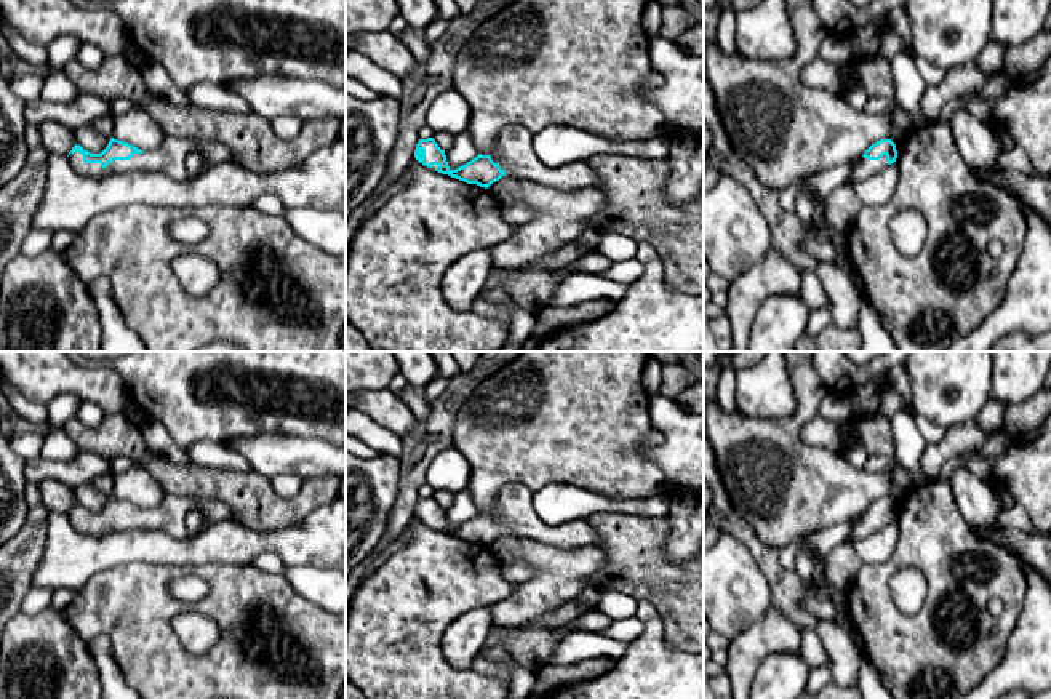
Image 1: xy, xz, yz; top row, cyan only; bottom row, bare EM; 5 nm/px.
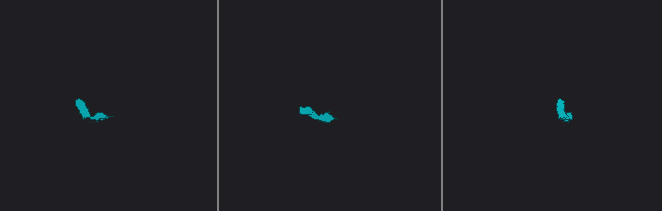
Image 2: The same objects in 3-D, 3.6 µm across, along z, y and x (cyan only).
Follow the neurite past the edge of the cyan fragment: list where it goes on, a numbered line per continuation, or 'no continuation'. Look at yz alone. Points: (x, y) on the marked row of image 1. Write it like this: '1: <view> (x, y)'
1: yz (864, 168)

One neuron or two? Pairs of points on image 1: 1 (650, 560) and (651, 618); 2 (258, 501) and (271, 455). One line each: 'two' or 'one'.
1: two
2: two

